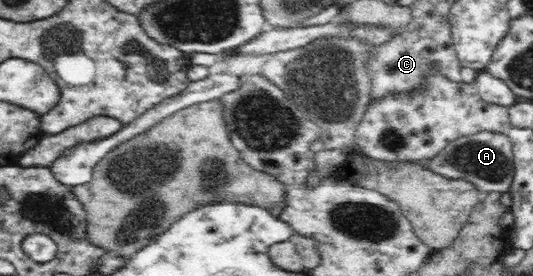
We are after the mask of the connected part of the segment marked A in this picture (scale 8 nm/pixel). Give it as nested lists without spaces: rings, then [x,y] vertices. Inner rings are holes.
[[[504,133],[473,134],[471,138],[452,141],[437,156],[429,160],[426,168],[446,178],[472,182],[483,194],[499,192],[508,194],[514,176],[512,143]]]

